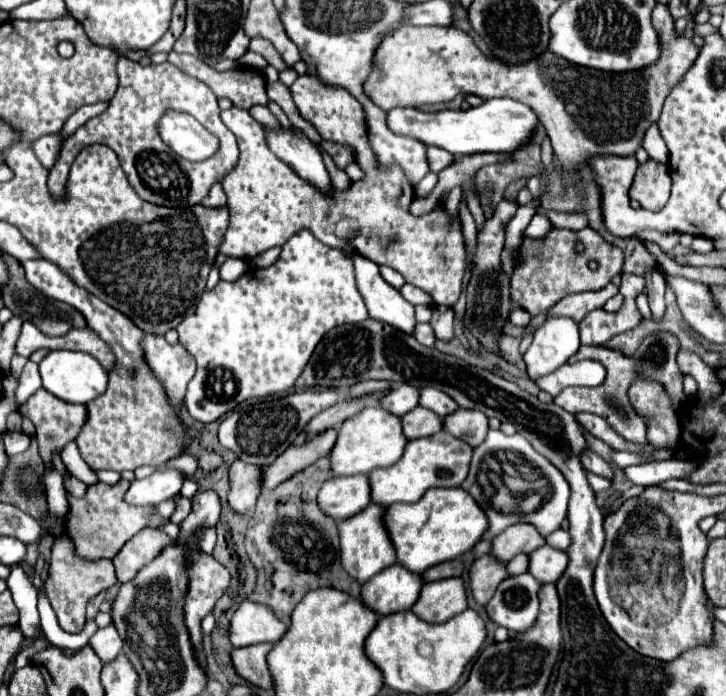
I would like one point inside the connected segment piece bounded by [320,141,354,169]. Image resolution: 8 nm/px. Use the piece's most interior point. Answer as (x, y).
(342, 155)

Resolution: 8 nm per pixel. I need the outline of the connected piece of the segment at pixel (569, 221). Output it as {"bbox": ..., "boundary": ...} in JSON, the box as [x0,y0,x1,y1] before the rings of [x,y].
{"bbox":[537,207,588,231],"boundary":[[[541,207],[537,209],[537,213],[545,215],[553,223],[553,225],[558,228],[578,231],[588,226],[587,217],[581,213],[560,213],[554,210],[545,211]]]}

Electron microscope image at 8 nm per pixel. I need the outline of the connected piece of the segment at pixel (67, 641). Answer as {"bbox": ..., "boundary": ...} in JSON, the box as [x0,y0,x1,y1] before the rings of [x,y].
{"bbox":[37,591,98,649],"boundary":[[[44,591],[38,594],[37,608],[40,624],[45,637],[54,645],[69,649],[79,649],[88,643],[90,637],[98,630],[95,620],[88,621],[82,632],[69,634],[61,629],[57,617]]]}

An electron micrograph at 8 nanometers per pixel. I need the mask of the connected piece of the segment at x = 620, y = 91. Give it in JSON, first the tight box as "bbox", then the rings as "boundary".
{"bbox":[364,3,700,199],"boundary":[[[658,3],[654,7],[652,23],[654,23],[654,29],[660,33],[662,55],[656,65],[642,69],[642,71],[632,71],[632,73],[604,73],[604,71],[596,71],[596,69],[588,69],[588,67],[578,67],[550,51],[542,53],[540,57],[536,57],[534,61],[524,63],[524,65],[506,65],[502,61],[484,57],[478,51],[478,47],[474,45],[472,37],[454,27],[404,25],[404,27],[394,29],[392,33],[388,33],[384,37],[384,41],[378,45],[378,49],[374,53],[372,73],[364,81],[364,93],[382,111],[388,111],[392,107],[416,107],[416,105],[426,105],[426,103],[450,101],[460,91],[478,95],[482,99],[492,99],[492,97],[516,99],[516,101],[528,105],[530,109],[536,109],[536,113],[540,113],[540,121],[546,127],[548,137],[552,139],[554,157],[556,157],[562,173],[572,175],[576,179],[578,195],[580,195],[580,199],[584,199],[584,189],[580,187],[578,167],[586,165],[594,157],[634,155],[644,137],[644,131],[650,127],[650,123],[658,121],[662,103],[666,101],[670,89],[674,89],[674,85],[680,81],[680,77],[684,77],[684,73],[694,65],[696,57],[700,55],[700,47],[696,47],[686,37],[664,43],[664,33],[674,33],[672,15],[664,3]]]}

